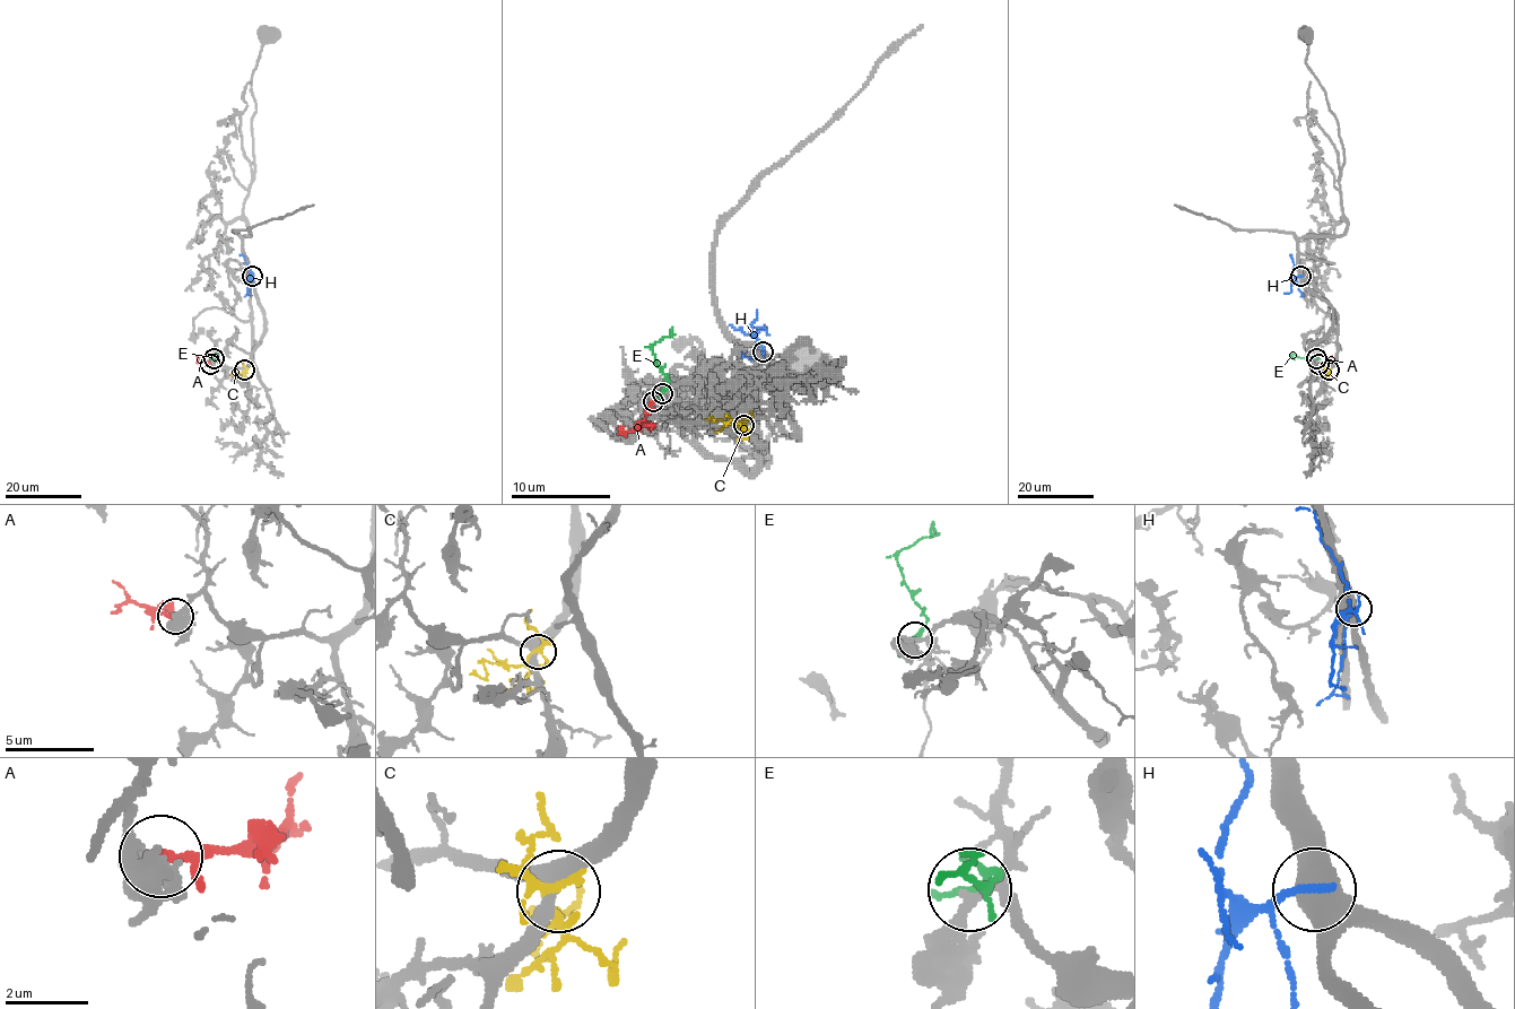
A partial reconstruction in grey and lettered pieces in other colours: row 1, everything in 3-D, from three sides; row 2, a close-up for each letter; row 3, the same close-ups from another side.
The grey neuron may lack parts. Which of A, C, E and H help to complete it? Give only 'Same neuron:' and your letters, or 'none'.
Same neuron: A

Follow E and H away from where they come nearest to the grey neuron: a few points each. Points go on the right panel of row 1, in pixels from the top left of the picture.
E: (1316, 358), (1293, 354), (1294, 359)
H: (1300, 276), (1291, 276), (1294, 264), (1289, 255)

